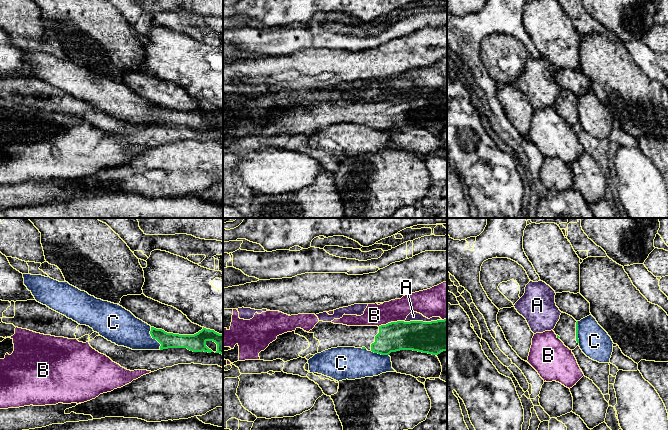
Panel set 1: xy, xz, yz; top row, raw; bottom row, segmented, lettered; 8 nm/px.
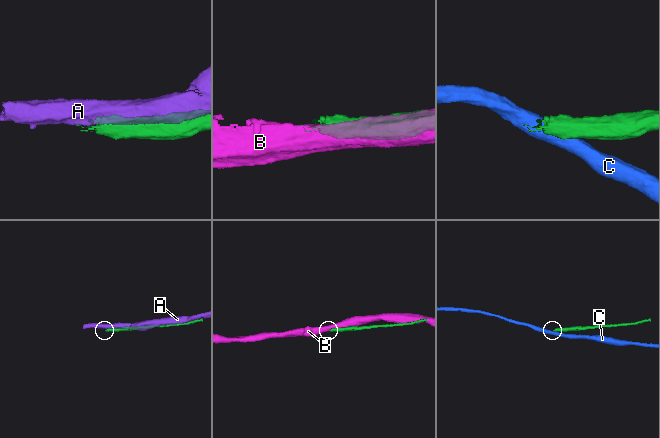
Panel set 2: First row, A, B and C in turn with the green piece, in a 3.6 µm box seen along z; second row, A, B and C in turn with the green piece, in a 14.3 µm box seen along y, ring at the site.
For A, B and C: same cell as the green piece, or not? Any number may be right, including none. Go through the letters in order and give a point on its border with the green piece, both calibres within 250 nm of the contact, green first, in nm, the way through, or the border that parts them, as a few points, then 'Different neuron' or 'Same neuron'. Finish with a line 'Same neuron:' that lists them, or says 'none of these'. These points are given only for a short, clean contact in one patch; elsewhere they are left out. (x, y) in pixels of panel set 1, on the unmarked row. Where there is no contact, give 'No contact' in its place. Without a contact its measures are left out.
A: Touches green at xz (422, 97). Thickness 260 nm (green) against 80 nm. Different neuron
B: Touches green at xz (391, 98). Thickness 240 nm (green) against 180 nm. Different neuron
C: Touches green at xy (154, 114). Thickness 130 nm (green) against 260 nm. Different neuron
Same neuron: none of these

